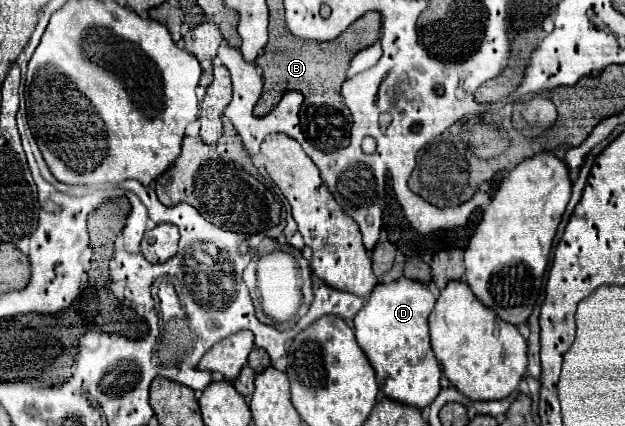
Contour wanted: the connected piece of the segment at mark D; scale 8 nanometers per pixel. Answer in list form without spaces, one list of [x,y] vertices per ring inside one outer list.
[[[398,279],[392,281],[388,285],[378,283],[376,289],[372,291],[372,295],[364,301],[364,307],[358,311],[356,319],[354,319],[354,331],[356,331],[356,341],[362,347],[362,351],[366,353],[370,365],[376,371],[376,381],[382,389],[382,393],[386,397],[390,397],[392,401],[400,401],[404,405],[416,407],[416,409],[424,409],[428,407],[436,395],[440,393],[440,365],[432,353],[430,347],[430,333],[428,333],[428,315],[434,309],[434,295],[428,291],[426,285],[412,281],[412,279]]]

